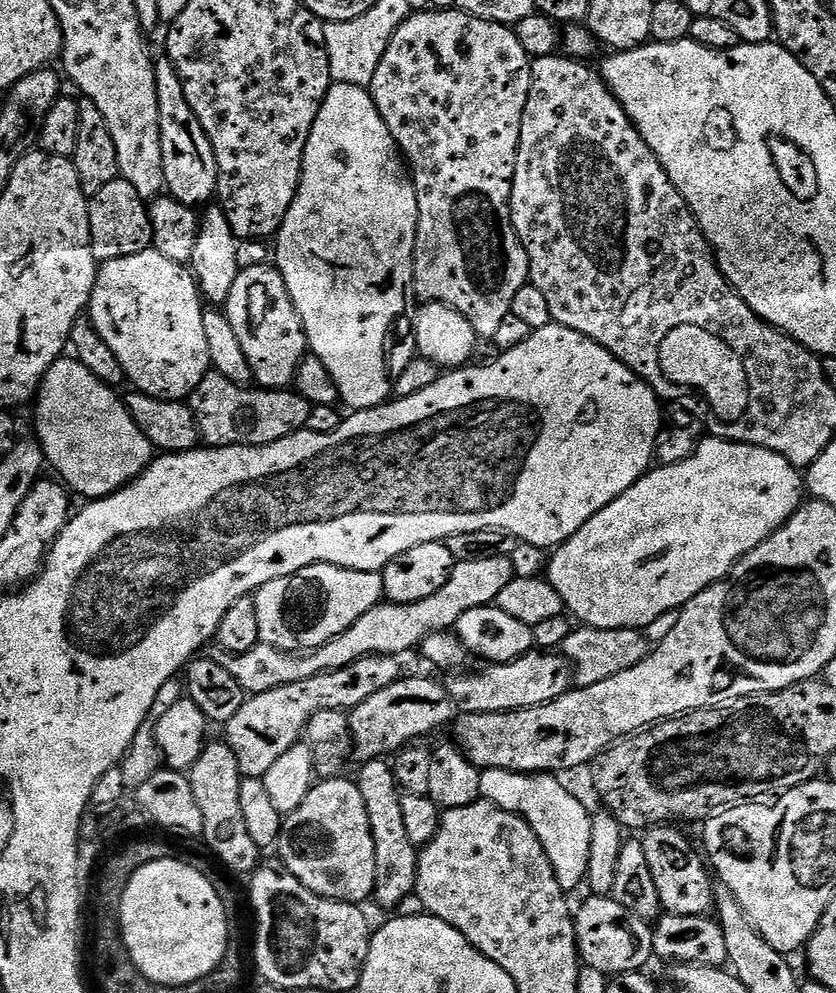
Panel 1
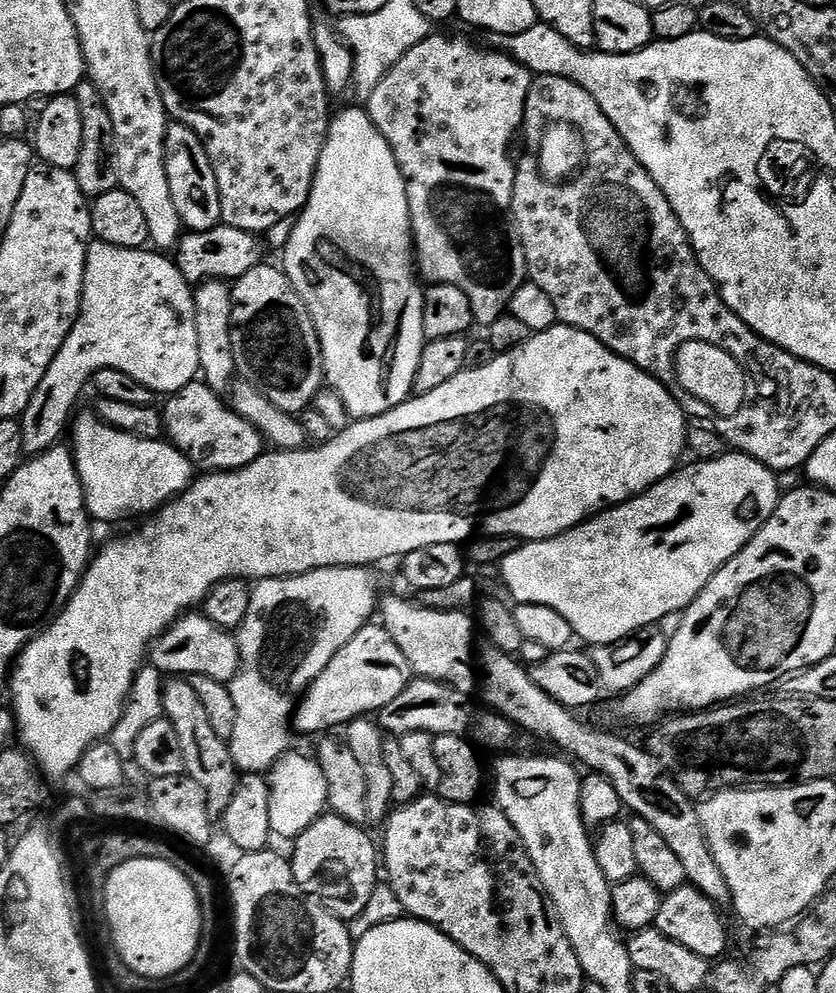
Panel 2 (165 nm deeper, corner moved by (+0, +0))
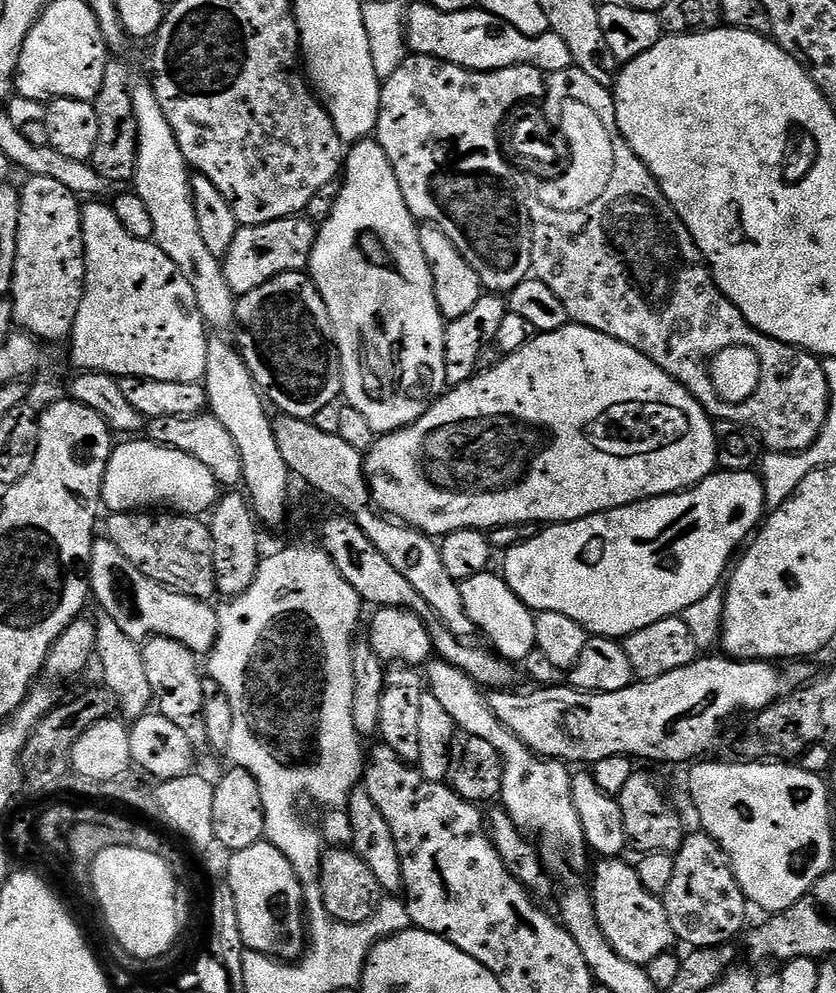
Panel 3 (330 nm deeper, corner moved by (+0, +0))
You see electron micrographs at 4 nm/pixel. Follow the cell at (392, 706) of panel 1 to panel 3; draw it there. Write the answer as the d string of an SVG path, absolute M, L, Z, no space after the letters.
M727 655L712 656L709 660L697 658L694 662L690 662L690 666L682 666L678 670L670 670L670 674L662 674L653 680L643 682L633 682L628 688L623 688L617 692L580 692L577 688L571 686L540 686L536 692L516 692L517 690L492 690L487 693L488 705L490 710L494 710L494 718L498 718L498 722L502 722L502 726L506 726L516 735L521 742L525 744L536 755L544 757L546 760L558 760L569 766L595 766L598 762L602 762L602 758L614 758L615 756L626 756L633 761L639 760L657 760L660 764L684 764L695 761L697 758L703 757L708 747L716 740L716 735L720 732L720 723L723 720L731 718L735 712L740 712L745 708L751 714L759 714L765 708L772 707L781 698L787 698L793 692L805 687L813 679L811 663L808 662L792 662L779 672L775 663L767 660L733 660Z

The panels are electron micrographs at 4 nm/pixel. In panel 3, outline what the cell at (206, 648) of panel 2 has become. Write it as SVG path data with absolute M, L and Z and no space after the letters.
M100 538L93 543L87 577L91 595L96 600L95 603L113 616L119 629L130 639L143 642L154 636L174 638L174 642L182 642L182 646L186 646L191 652L197 654L211 653L212 647L216 644L218 638L219 611L215 607L211 608L213 605L209 601L172 592L166 586L146 578L146 574L142 574L142 570L135 568L122 554L122 550L118 550L118 546L114 546L114 542L110 542L106 538Z

